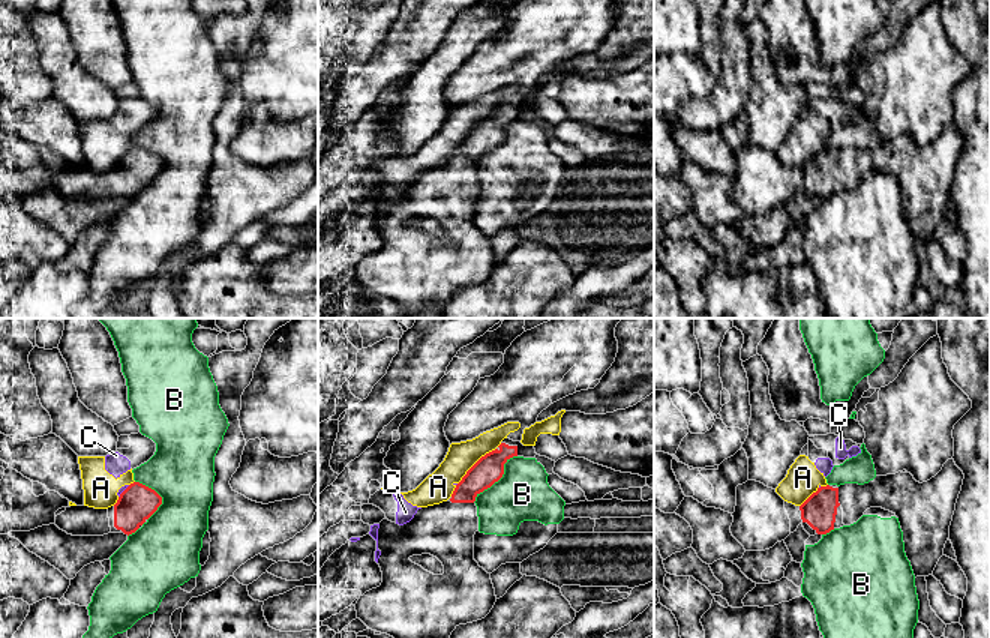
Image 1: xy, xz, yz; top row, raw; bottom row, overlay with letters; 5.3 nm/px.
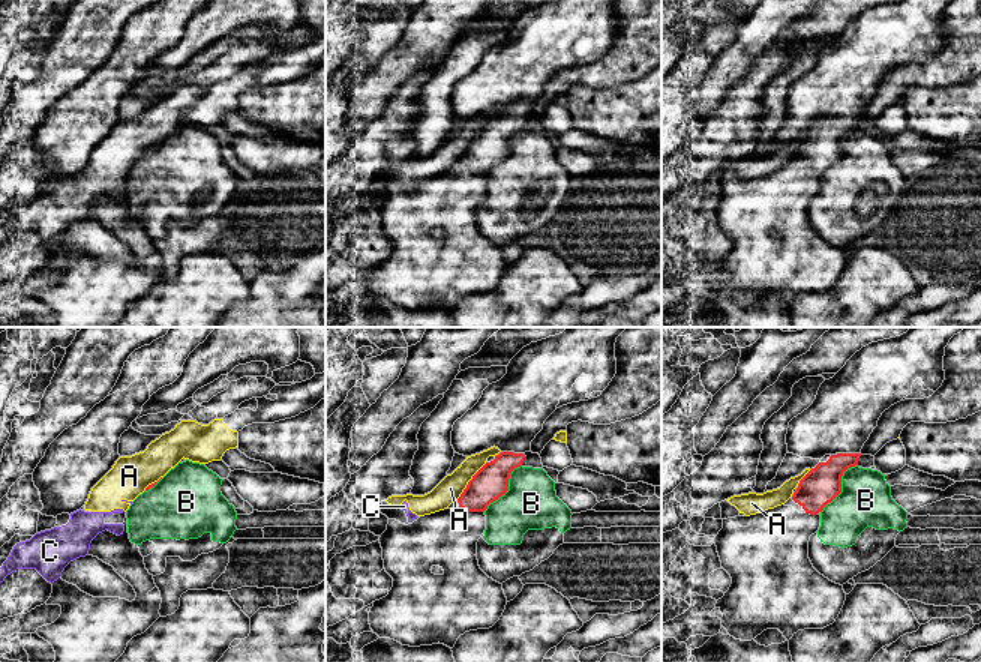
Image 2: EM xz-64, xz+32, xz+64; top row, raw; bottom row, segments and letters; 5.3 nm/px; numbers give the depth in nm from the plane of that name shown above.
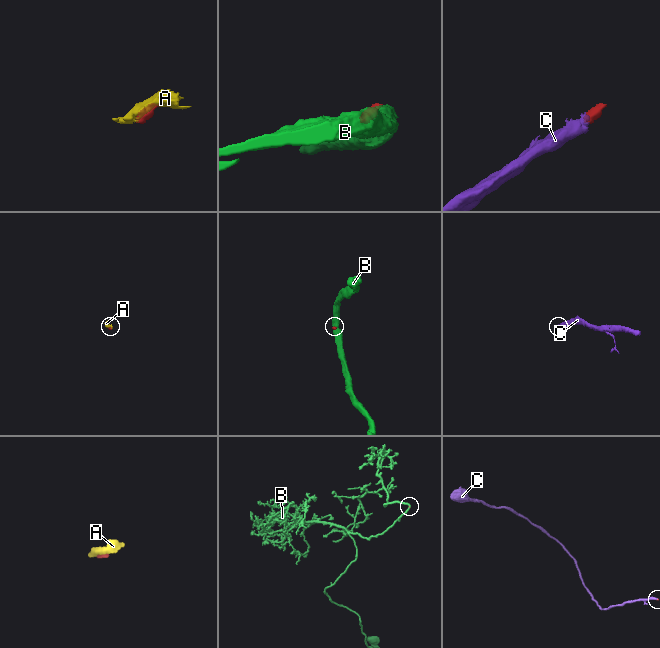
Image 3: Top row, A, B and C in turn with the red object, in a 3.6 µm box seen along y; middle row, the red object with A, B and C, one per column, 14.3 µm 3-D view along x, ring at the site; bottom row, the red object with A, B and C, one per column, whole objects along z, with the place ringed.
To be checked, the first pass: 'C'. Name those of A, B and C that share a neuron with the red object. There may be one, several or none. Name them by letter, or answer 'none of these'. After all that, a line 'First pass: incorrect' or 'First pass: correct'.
none of these
First pass: incorrect

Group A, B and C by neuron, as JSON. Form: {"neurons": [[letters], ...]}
{"neurons": [["A", "C"], ["B"]]}

